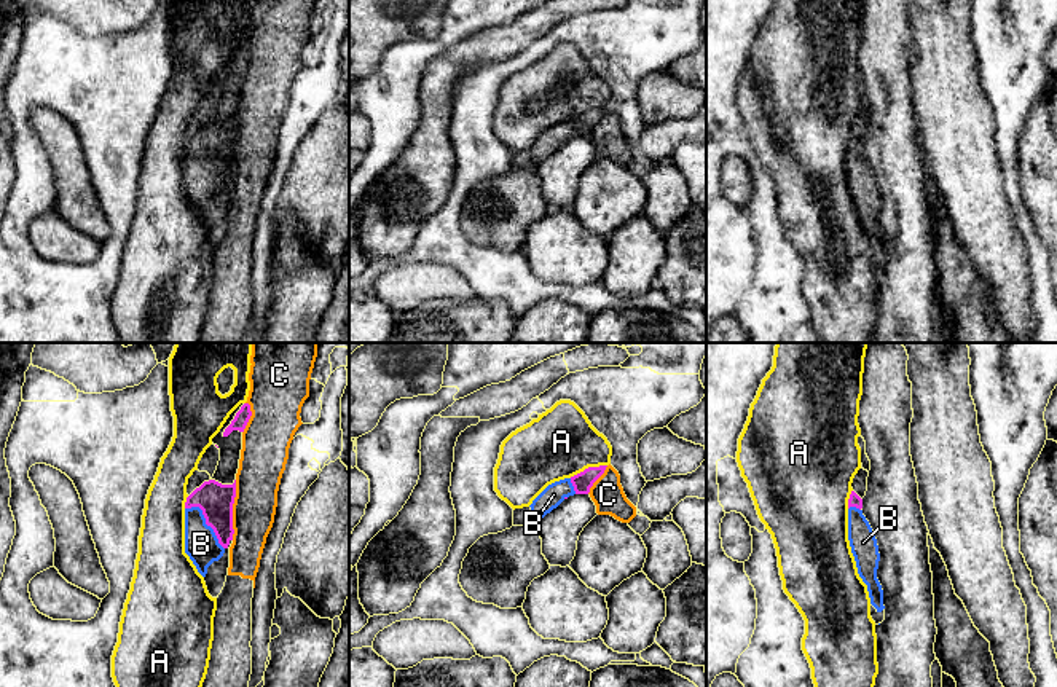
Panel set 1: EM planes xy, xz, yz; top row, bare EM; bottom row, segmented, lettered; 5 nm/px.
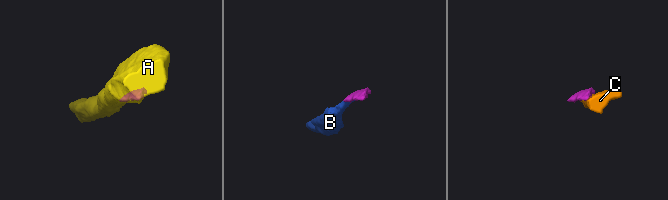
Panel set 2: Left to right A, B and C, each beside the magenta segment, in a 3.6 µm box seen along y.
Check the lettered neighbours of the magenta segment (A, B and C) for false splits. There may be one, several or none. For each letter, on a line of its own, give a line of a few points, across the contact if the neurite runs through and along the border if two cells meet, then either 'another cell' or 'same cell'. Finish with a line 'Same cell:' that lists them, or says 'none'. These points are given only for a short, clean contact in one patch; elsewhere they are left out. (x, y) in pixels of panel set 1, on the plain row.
A: another cell
B: line xy (216, 144), (206, 164), (206, 182), (201, 187); same cell
C: another cell
Same cell: B

